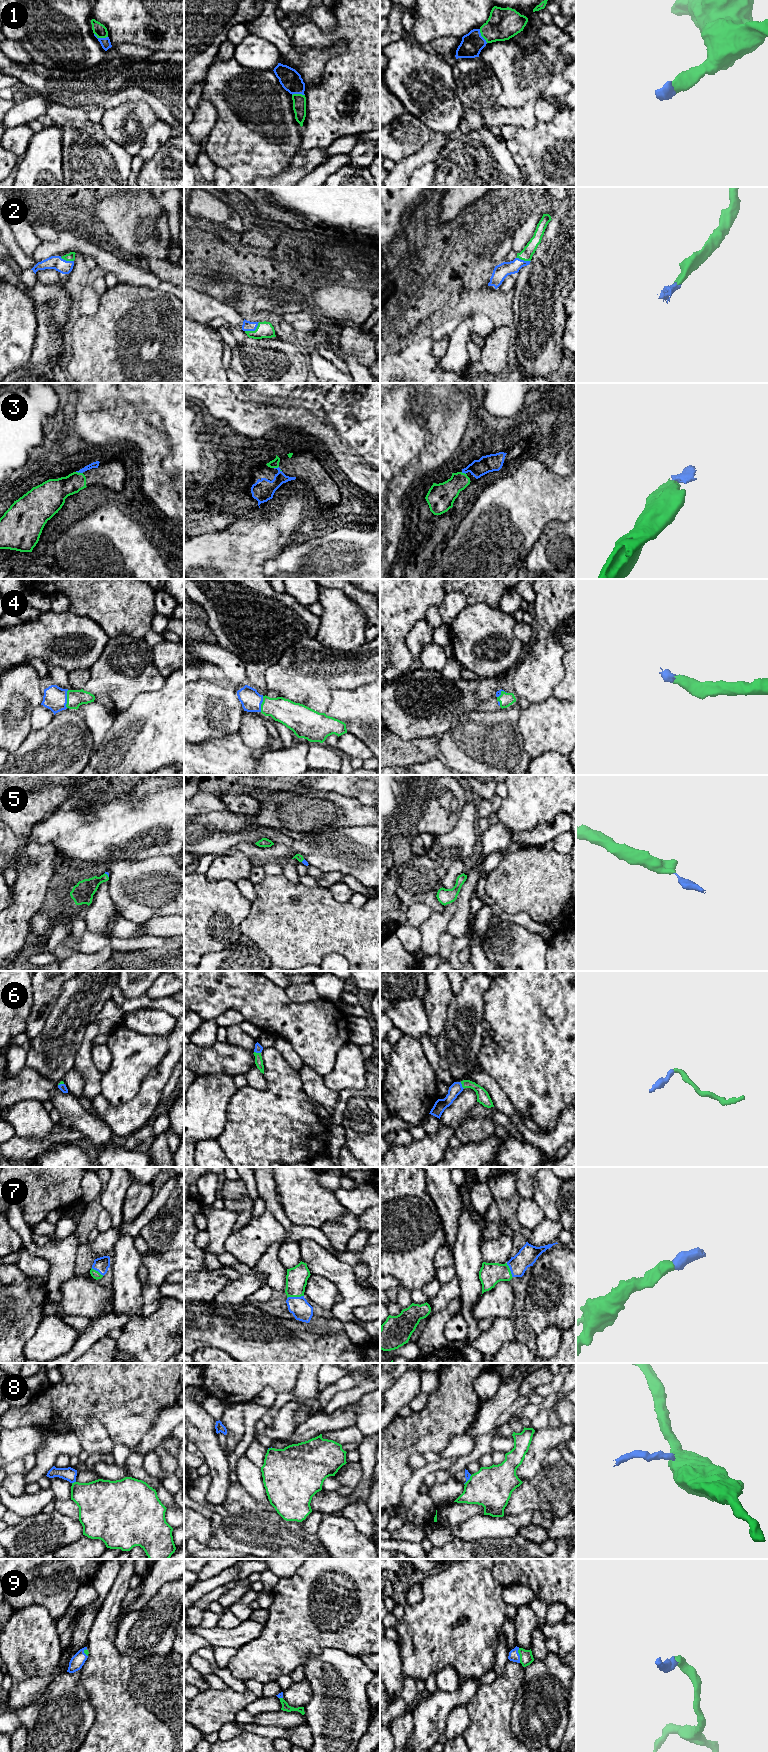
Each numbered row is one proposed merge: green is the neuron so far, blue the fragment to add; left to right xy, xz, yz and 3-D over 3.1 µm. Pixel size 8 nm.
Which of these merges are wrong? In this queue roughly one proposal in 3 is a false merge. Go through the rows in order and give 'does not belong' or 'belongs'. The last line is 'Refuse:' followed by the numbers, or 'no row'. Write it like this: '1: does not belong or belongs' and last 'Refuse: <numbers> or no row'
1: belongs
2: belongs
3: belongs
4: belongs
5: belongs
6: belongs
7: belongs
8: does not belong
9: belongs
Refuse: 8

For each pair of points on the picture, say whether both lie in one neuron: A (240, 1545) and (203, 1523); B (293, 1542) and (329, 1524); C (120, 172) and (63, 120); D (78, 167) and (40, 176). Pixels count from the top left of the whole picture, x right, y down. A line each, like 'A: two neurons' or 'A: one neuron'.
A: two neurons
B: two neurons
C: one neuron
D: two neurons

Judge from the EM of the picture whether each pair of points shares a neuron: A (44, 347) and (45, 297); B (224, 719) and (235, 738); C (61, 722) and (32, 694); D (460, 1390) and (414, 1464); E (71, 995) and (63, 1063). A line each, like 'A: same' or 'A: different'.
A: same
B: different
C: different
D: different
E: same

